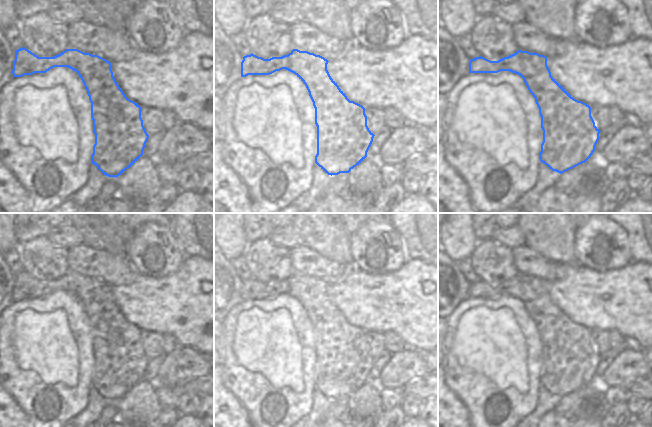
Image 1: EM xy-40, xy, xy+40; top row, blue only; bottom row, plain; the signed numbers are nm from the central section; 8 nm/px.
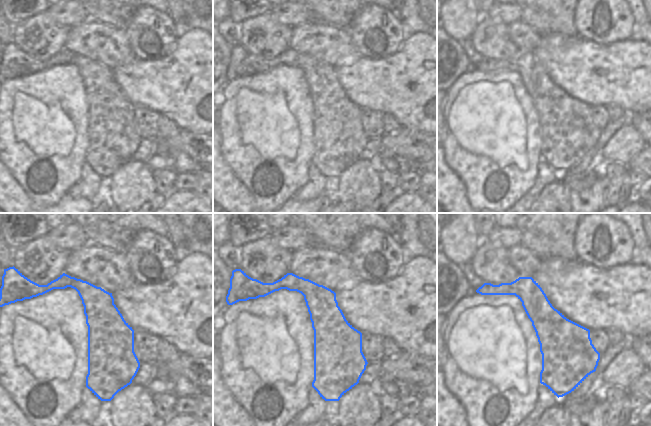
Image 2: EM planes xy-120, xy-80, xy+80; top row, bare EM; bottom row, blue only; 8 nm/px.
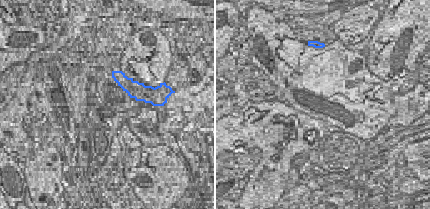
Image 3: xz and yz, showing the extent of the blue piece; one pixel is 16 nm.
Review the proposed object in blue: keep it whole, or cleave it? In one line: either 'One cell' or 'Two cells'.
One cell

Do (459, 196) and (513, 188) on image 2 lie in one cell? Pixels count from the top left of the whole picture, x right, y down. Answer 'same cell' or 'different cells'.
different cells

